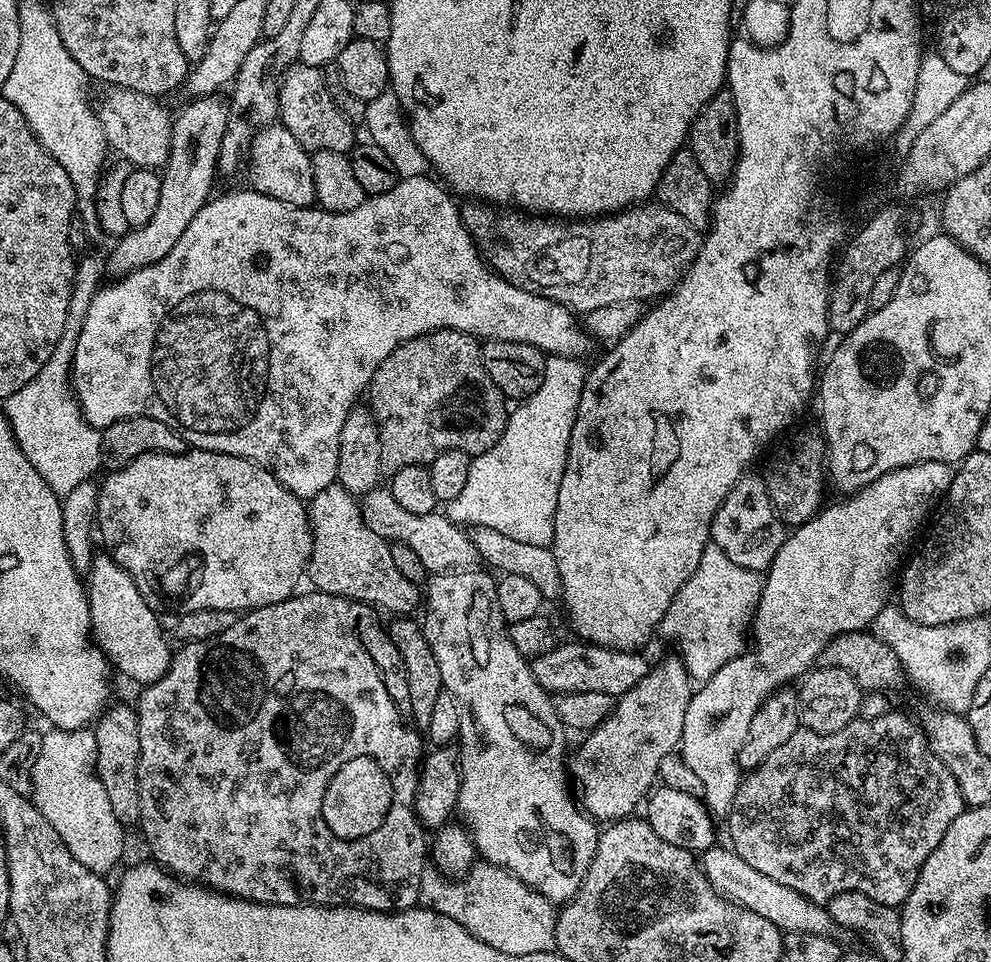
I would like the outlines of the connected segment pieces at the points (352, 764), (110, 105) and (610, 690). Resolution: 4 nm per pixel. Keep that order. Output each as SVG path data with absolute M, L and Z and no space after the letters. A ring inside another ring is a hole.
M369 756L350 758L350 762L342 765L326 786L322 818L326 818L326 826L334 830L339 840L361 840L366 834L385 827L392 799L390 778L378 761Z
M113 87L104 96L104 101L99 101L98 115L104 136L108 140L108 147L117 157L129 160L136 168L151 168L160 170L167 165L170 154L170 138L172 137L173 117L168 116L166 109L160 105L161 101L154 96L147 96L141 92L135 92L129 88Z
M575 642L576 644L557 643L555 648L531 661L532 673L536 681L549 694L565 692L593 692L619 698L640 682L650 667L640 657L639 651L619 652L613 648L603 648L597 644Z

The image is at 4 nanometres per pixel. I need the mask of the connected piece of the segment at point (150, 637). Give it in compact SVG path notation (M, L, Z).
M106 552L97 553L92 560L91 570L86 576L86 591L88 593L88 605L91 612L91 626L93 639L99 644L109 663L128 679L147 686L160 681L169 668L172 648L168 646L165 638L166 632L160 624L157 611L142 598L141 591L134 585L128 572L120 566Z

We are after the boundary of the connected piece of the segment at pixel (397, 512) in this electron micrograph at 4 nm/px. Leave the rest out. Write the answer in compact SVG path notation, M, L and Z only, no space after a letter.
M377 486L373 492L366 493L360 504L360 513L364 515L366 526L370 526L370 530L374 530L374 534L383 540L410 546L422 560L428 574L471 569L475 565L472 563L478 560L471 535L467 531L460 532L461 525L455 519L447 520L442 512L437 510L430 514L410 514L402 510L398 502L394 502L394 494L384 486Z

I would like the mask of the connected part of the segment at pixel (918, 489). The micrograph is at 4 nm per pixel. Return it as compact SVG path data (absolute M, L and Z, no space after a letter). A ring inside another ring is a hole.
M918 462L896 468L882 474L859 492L841 499L844 500L841 504L821 507L805 524L795 525L785 535L778 554L774 554L772 564L766 569L764 589L756 615L752 618L750 640L756 645L753 648L751 645L726 662L718 674L703 681L693 691L690 706L686 706L686 722L682 726L678 751L690 770L698 774L704 791L702 799L713 817L724 818L732 811L734 794L738 794L742 779L742 742L746 742L748 727L761 702L792 682L788 680L803 677L817 663L820 651L838 634L859 632L871 625L876 615L889 603L888 591L891 588L893 591L894 577L905 559L904 551L908 543L915 538L932 503L936 499L937 503L947 493L953 471L953 465L942 462Z

